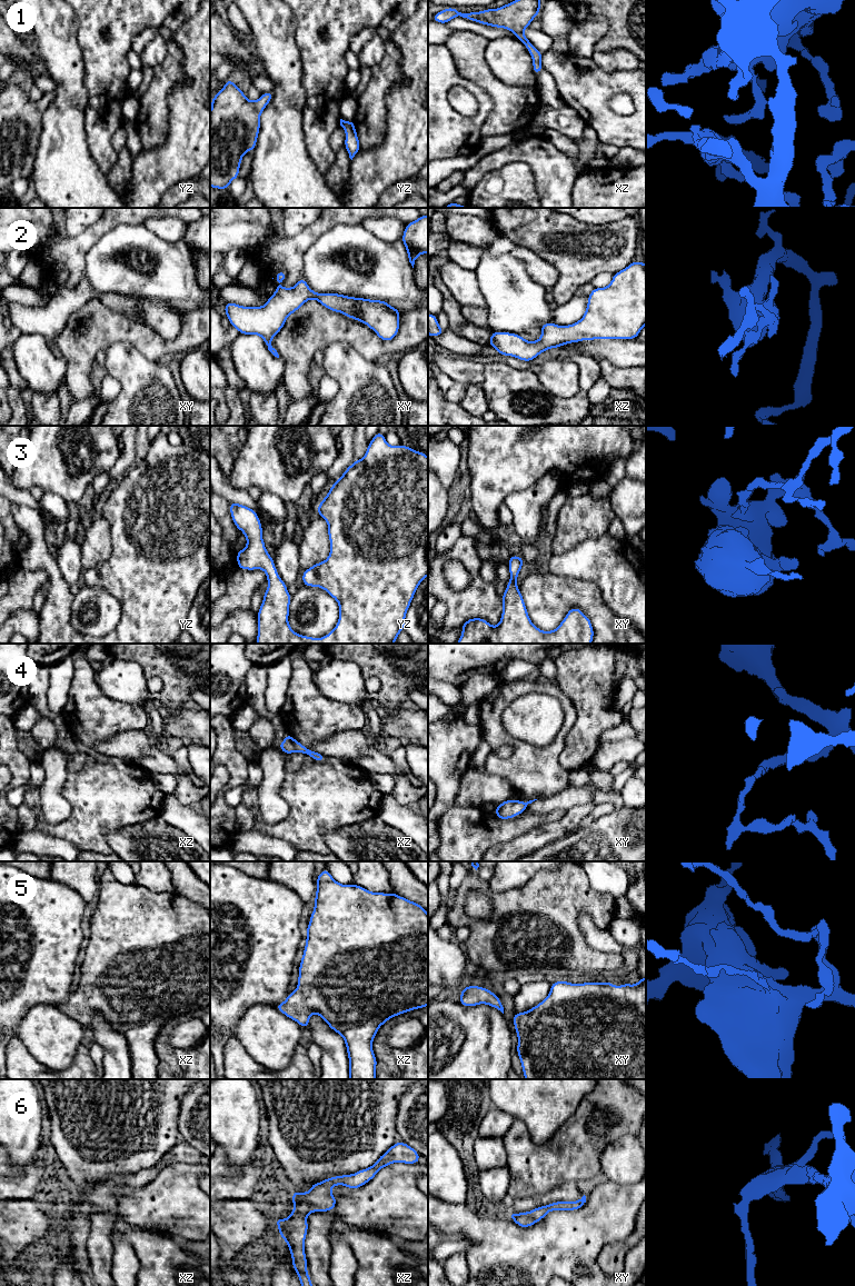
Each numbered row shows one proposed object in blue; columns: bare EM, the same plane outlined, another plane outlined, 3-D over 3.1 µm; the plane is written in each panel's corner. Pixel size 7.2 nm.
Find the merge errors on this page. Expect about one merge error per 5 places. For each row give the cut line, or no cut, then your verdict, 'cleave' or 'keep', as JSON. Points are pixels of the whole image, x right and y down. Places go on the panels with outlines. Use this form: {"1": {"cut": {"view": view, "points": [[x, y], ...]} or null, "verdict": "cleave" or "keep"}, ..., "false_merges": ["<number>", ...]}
{"1": {"cut": null, "verdict": "keep"}, "2": {"cut": null, "verdict": "keep"}, "3": {"cut": null, "verdict": "keep"}, "4": {"cut": null, "verdict": "keep"}, "5": {"cut": null, "verdict": "keep"}, "6": {"cut": null, "verdict": "keep"}, "false_merges": []}

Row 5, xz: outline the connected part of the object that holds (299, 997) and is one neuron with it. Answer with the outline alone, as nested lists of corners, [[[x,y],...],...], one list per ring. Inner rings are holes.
[[[325,868],[317,877],[315,907],[306,935],[297,989],[276,1008],[304,1028],[310,1016],[318,1014],[344,1038],[349,1079],[377,1079],[372,1041],[378,1028],[395,1016],[428,1006],[428,914],[419,904],[394,891],[371,893],[355,884],[339,884]]]

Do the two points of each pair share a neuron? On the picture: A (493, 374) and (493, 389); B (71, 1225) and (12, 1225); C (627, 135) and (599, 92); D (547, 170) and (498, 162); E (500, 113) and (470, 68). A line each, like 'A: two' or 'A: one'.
A: one
B: one
C: one
D: one
E: one

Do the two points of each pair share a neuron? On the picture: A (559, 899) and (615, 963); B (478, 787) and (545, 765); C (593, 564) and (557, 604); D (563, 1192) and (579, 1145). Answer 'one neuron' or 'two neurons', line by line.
A: one neuron
B: two neurons
C: two neurons
D: two neurons

